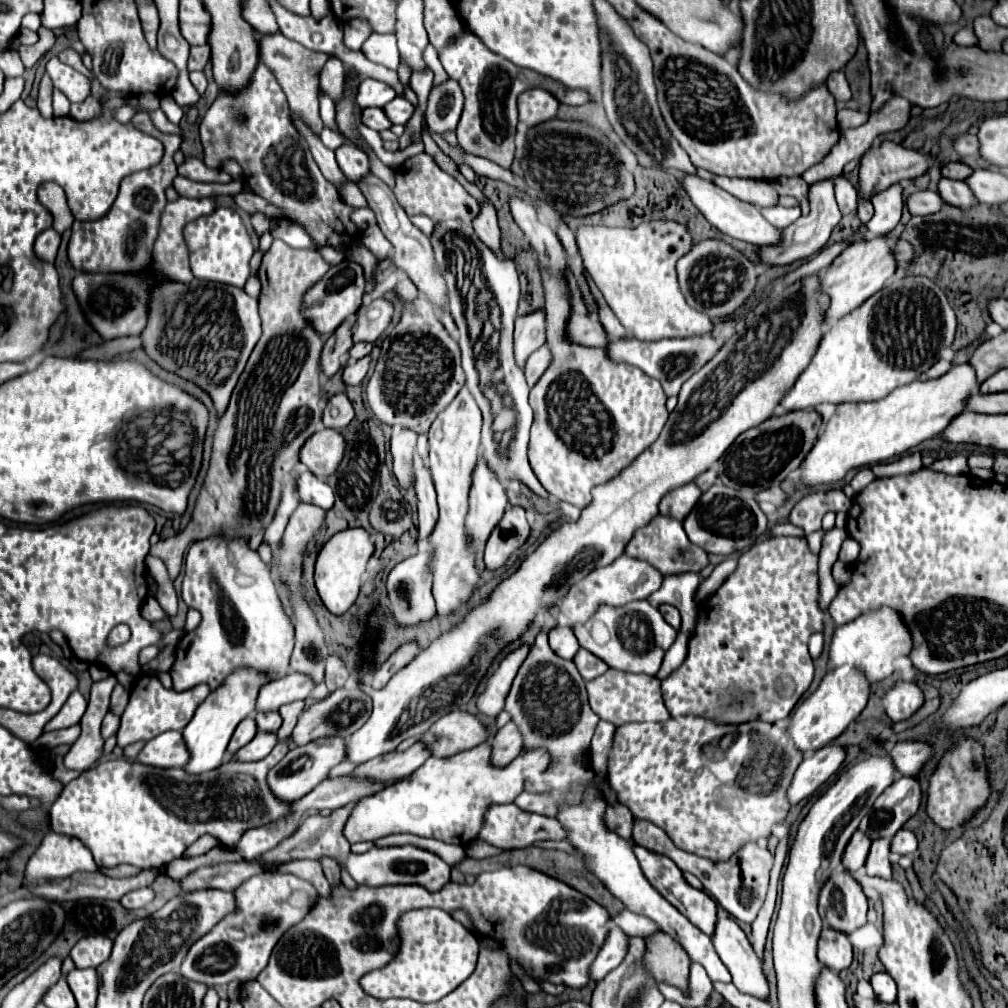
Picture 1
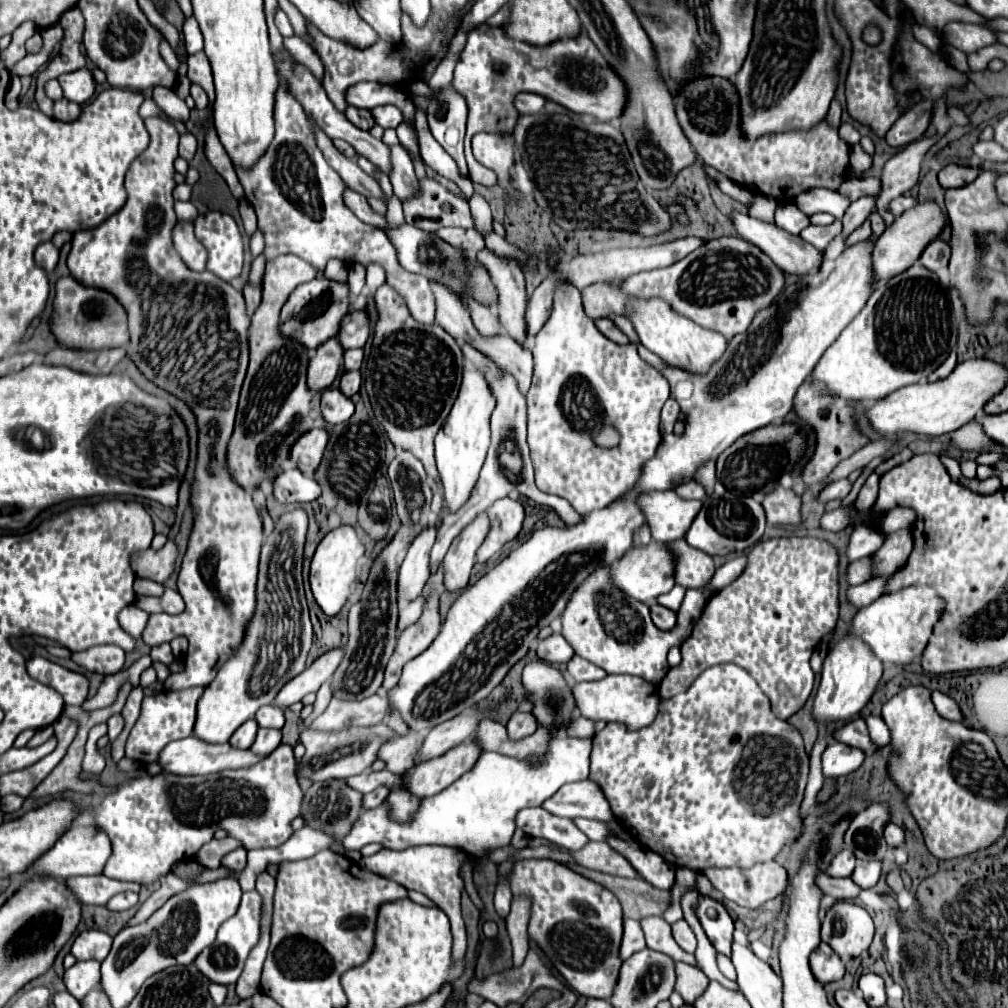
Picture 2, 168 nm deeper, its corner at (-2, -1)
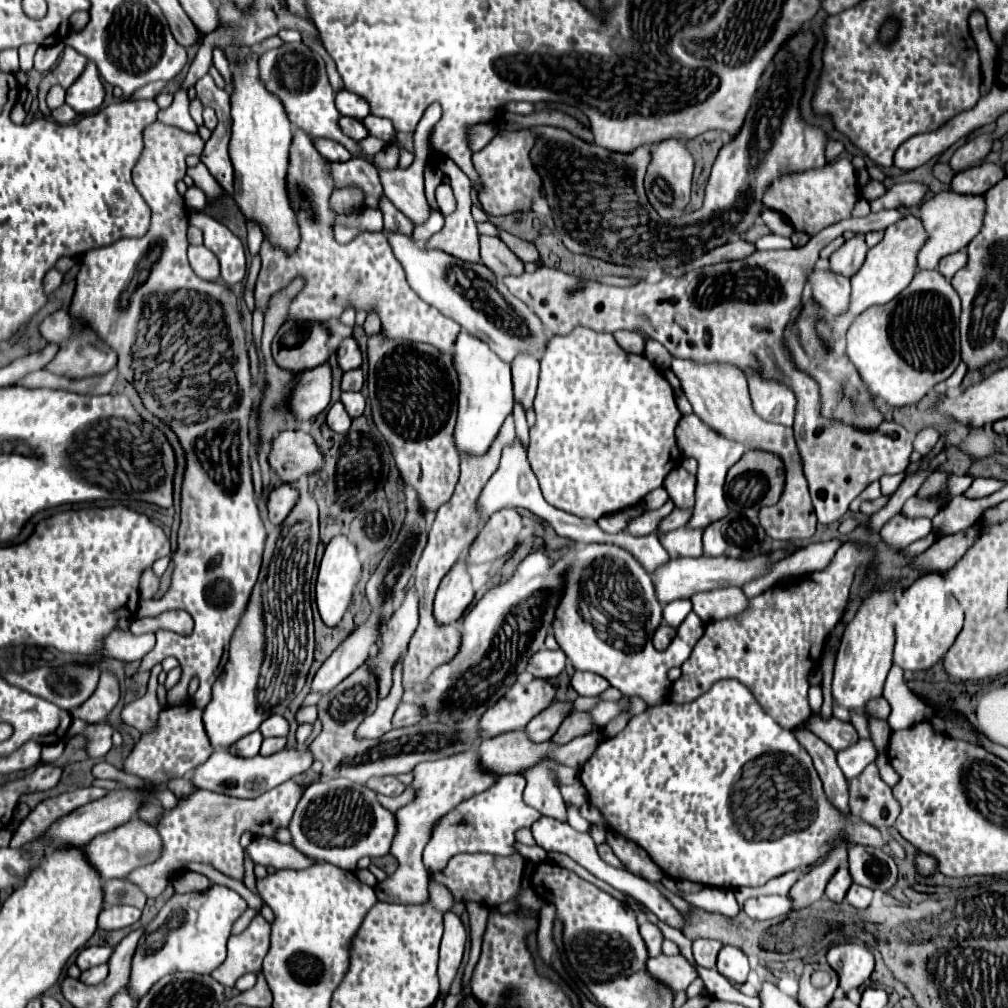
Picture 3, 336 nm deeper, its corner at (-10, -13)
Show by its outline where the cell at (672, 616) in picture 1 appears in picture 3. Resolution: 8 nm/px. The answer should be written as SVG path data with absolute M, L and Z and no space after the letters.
M662 623L656 633L654 633L654 645L658 649L666 649L666 645L670 645L670 641L676 637L676 629L674 627L668 627L666 623Z

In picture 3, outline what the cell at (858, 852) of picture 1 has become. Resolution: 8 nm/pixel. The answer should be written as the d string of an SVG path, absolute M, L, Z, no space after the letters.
M840 867L838 873L830 879L830 883L828 883L828 887L826 887L826 897L828 897L830 901L840 903L840 901L846 897L846 891L850 889L850 885L852 885L852 877L850 877L848 867Z

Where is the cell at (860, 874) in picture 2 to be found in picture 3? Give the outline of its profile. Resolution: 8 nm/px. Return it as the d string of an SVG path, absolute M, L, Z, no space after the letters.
M854 883L854 885L848 889L846 899L848 899L850 905L854 905L854 907L858 907L858 909L864 909L864 907L870 905L872 895L874 895L874 891L872 891L870 887L862 887L862 885L856 885L856 883Z

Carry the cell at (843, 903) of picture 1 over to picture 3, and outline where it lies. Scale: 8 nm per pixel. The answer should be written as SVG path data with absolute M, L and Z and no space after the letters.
M834 945L828 951L828 963L840 977L840 987L848 993L870 979L874 971L874 955L864 945Z

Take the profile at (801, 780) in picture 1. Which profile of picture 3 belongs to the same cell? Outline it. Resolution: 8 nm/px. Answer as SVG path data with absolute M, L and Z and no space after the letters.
M860 739L858 745L854 745L854 749L844 749L842 753L838 753L838 767L850 781L850 779L858 777L866 769L866 765L870 765L874 761L874 755L876 755L874 743Z

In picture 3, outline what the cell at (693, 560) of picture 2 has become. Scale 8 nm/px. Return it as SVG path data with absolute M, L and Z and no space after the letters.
M718 587L712 591L694 593L690 601L694 605L694 613L704 623L730 617L746 607L746 595L738 587Z

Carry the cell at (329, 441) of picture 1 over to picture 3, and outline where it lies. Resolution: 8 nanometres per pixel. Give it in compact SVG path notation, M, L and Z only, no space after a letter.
M286 431L274 439L268 455L270 467L282 481L294 483L324 467L324 455L312 435L304 431Z

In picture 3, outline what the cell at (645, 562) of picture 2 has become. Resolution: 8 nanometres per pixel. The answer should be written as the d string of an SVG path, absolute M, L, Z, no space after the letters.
M772 553L772 555L760 555L754 559L732 559L732 557L678 557L678 559L670 559L668 563L660 565L654 573L652 573L652 583L654 583L654 591L656 597L662 605L676 601L676 599L688 599L694 593L698 593L698 589L716 589L722 585L734 585L740 587L746 581L754 579L756 575L764 573L766 567L778 559L786 557L786 553Z

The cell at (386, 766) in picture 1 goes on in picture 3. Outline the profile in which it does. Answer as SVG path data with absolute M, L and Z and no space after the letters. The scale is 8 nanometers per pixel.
M524 671L516 677L516 681L510 687L510 693L506 693L506 697L502 697L502 701L498 701L496 705L492 705L480 719L478 729L480 729L480 739L490 739L508 731L522 731L528 721L532 717L536 717L540 711L544 711L546 707L550 707L550 703L554 701L554 687L544 681L544 679L535 679L529 677Z

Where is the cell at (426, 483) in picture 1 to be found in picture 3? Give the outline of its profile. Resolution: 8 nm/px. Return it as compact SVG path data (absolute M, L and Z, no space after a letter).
M416 587L406 591L406 597L392 615L386 625L386 633L382 637L382 657L378 657L378 665L382 665L380 677L380 697L386 697L392 687L392 665L406 653L406 645L418 627L418 593Z

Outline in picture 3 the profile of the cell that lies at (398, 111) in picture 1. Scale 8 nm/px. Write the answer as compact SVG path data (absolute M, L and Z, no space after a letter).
M376 115L366 117L362 123L366 125L366 129L368 129L370 135L374 135L374 137L386 141L386 143L390 143L398 135L396 129L394 129L394 125L392 125L392 121L382 119L382 117L376 117Z

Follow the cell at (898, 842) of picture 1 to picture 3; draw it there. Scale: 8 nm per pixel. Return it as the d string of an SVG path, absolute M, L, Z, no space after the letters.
M724 679L724 681L714 683L704 695L700 695L692 703L674 705L672 701L666 701L662 705L656 705L654 709L648 707L638 717L632 717L632 721L616 737L610 737L610 739L602 741L602 745L598 745L598 749L594 751L594 757L590 757L590 761L586 761L586 765L580 769L580 781L584 783L584 787L588 791L590 803L602 811L606 821L620 835L628 837L630 841L634 841L642 849L646 849L646 853L666 873L666 877L672 877L676 881L688 879L694 883L724 887L724 889L762 887L772 877L778 877L786 871L804 869L804 867L812 865L816 859L826 857L826 853L830 851L830 841L834 841L834 837L838 837L838 833L846 833L846 837L850 837L852 843L872 845L872 847L880 847L880 849L888 845L876 827L862 823L862 821L852 821L850 817L842 817L840 813L834 813L834 807L824 797L822 781L812 765L812 757L808 755L808 751L798 743L794 733L790 733L788 729L782 729L774 719L770 719L770 715L754 699L752 691L736 679Z

